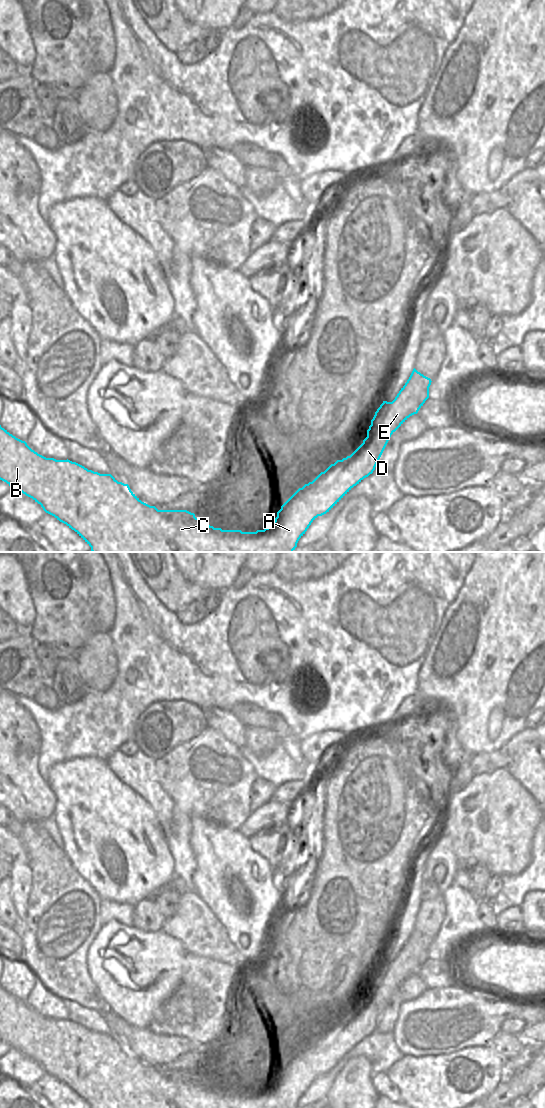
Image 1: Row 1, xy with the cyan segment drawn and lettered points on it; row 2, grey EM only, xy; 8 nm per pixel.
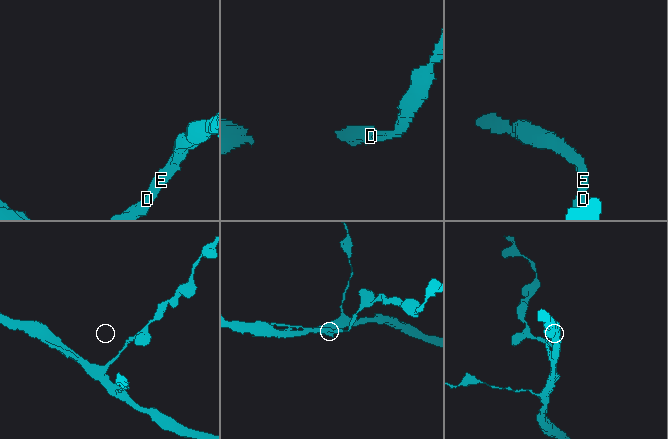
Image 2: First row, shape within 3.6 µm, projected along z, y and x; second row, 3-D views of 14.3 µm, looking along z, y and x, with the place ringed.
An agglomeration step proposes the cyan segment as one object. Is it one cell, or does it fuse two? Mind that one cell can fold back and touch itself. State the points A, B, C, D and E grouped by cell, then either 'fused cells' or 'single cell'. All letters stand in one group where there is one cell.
A B C D E; single cell

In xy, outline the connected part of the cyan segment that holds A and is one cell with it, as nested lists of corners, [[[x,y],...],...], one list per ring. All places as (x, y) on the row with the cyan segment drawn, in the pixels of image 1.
[[[413,369],[409,379],[401,388],[397,396],[392,402],[383,401],[380,407],[375,412],[371,425],[367,430],[367,437],[363,443],[350,455],[342,460],[337,460],[331,464],[324,472],[321,472],[312,482],[305,484],[299,488],[277,512],[277,517],[272,526],[264,530],[257,530],[256,532],[242,532],[241,530],[222,530],[221,528],[214,528],[199,518],[195,517],[194,513],[187,510],[158,510],[155,506],[150,506],[142,502],[130,489],[128,484],[118,482],[111,474],[100,474],[92,470],[88,470],[84,466],[72,462],[70,460],[56,460],[54,458],[46,458],[34,450],[32,450],[25,441],[22,441],[0,425],[0,480],[6,482],[11,488],[16,488],[26,496],[32,498],[35,502],[41,505],[43,510],[54,516],[60,522],[66,524],[69,528],[74,530],[90,547],[92,552],[293,552],[297,547],[299,539],[305,534],[311,523],[318,517],[329,512],[354,486],[359,484],[364,478],[373,473],[375,467],[391,437],[391,435],[412,415],[417,414],[419,409],[423,406],[425,401],[429,398],[429,387],[431,379]]]

